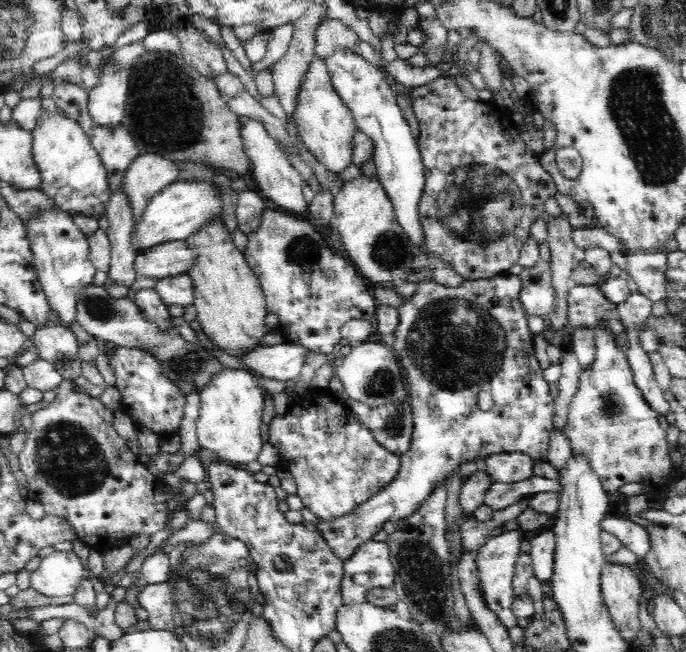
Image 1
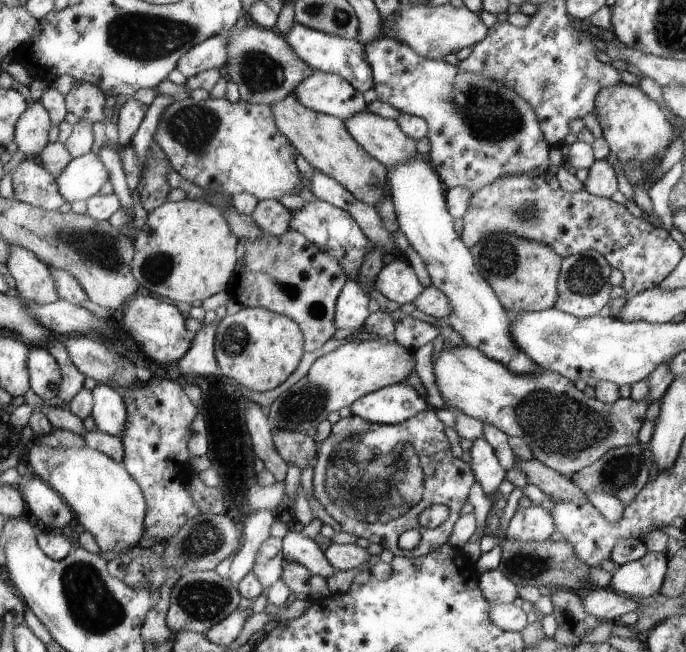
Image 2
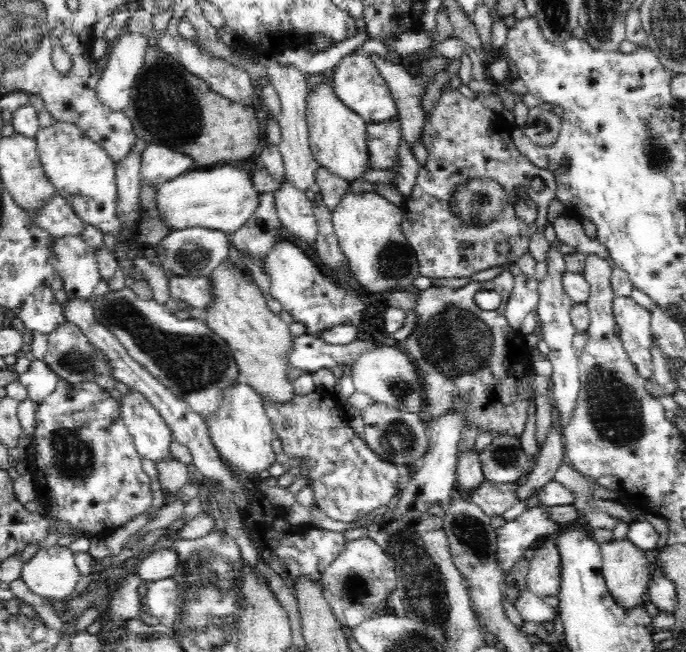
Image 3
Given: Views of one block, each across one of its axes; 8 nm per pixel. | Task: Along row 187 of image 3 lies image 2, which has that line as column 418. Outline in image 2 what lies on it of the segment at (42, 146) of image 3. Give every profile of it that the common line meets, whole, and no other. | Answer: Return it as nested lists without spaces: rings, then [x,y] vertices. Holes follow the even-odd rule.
[[[380,37],[366,47],[367,60],[374,73],[374,90],[383,103],[395,106],[401,113],[422,118],[428,124],[426,137],[430,141],[429,155],[431,166],[442,178],[446,189],[466,188],[476,194],[486,184],[500,180],[502,176],[530,174],[540,177],[548,170],[550,146],[546,144],[542,125],[526,100],[518,92],[506,88],[502,82],[496,82],[484,74],[464,72],[445,60],[432,60],[420,56],[415,49],[390,37]]]

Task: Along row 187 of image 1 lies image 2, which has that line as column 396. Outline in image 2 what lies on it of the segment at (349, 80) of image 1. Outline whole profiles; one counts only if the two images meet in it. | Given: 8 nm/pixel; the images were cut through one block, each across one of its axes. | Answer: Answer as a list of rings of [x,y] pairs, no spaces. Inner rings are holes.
[[[408,383],[393,384],[381,388],[379,391],[371,392],[363,398],[355,400],[349,407],[352,415],[359,416],[364,420],[378,424],[400,424],[405,420],[412,419],[412,416],[424,412],[430,405],[423,400],[414,388]]]

